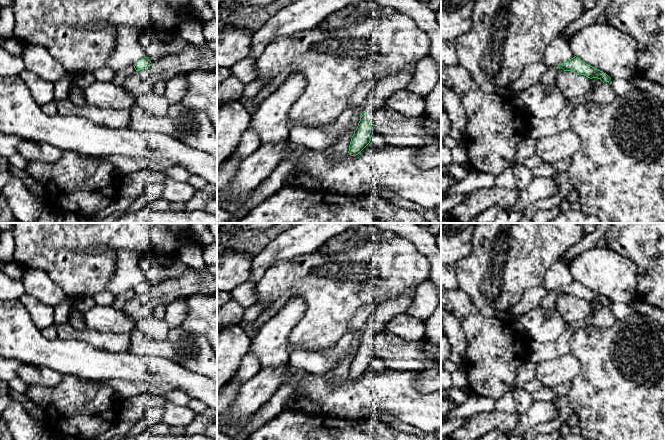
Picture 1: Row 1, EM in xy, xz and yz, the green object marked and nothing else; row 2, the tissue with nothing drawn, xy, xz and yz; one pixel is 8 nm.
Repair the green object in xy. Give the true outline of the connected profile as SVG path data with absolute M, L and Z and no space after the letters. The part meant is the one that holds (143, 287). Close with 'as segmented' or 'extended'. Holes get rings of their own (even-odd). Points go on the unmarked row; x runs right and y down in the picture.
M144 281L138 284L133 290L136 295L140 295L147 292L150 289L150 287L151 285L147 281Z; as segmented

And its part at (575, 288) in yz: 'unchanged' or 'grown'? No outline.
unchanged

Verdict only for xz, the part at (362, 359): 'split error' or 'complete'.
complete

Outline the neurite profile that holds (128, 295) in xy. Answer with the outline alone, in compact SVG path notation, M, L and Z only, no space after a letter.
M130 289L121 295L116 295L115 301L111 307L123 310L126 303L130 301L135 295L136 294L133 289Z

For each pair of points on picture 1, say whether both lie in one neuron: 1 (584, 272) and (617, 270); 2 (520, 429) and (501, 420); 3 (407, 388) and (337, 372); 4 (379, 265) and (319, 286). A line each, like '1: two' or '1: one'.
1: one
2: two
3: two
4: one

